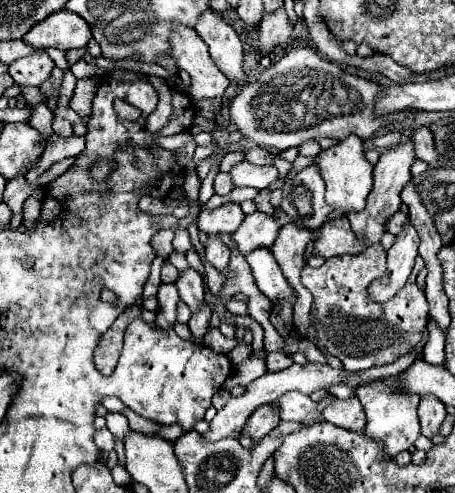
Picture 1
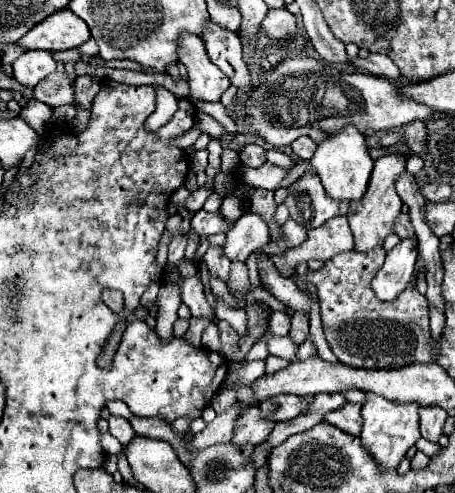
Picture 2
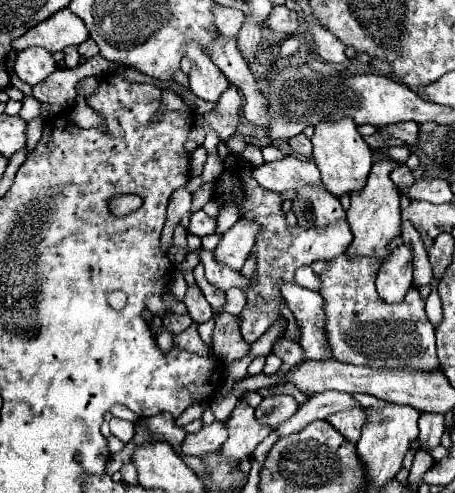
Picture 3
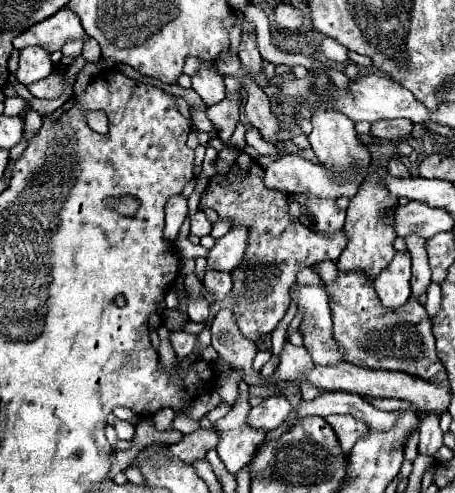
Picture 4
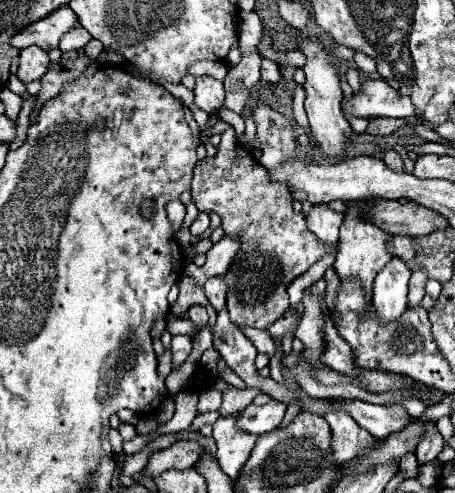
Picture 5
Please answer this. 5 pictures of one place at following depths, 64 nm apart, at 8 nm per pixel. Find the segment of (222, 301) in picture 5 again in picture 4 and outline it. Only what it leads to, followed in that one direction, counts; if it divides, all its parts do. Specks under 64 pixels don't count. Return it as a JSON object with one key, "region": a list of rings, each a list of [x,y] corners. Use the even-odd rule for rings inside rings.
{"region":[[[208,272],[204,276],[204,286],[208,288],[208,292],[218,294],[218,296],[214,296],[216,298],[216,304],[218,304],[218,302],[222,302],[226,298],[224,294],[230,292],[232,276],[230,276],[230,272],[226,272],[226,274],[224,272]]]}

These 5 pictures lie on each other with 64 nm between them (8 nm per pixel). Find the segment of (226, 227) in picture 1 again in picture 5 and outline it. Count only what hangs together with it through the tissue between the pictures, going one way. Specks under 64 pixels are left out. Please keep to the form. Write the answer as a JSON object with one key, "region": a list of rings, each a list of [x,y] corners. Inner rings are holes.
{"region":[[[198,214],[198,218],[196,218],[194,224],[190,226],[190,232],[192,232],[192,236],[200,236],[208,226],[210,226],[208,214]]]}

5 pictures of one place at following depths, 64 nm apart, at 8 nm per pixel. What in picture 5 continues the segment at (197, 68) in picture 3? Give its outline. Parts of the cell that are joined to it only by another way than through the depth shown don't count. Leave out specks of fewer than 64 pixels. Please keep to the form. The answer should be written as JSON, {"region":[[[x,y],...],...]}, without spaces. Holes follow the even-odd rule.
{"region":[[[202,76],[196,78],[196,88],[194,88],[194,104],[204,110],[206,114],[216,114],[222,108],[224,102],[224,88],[222,82]]]}

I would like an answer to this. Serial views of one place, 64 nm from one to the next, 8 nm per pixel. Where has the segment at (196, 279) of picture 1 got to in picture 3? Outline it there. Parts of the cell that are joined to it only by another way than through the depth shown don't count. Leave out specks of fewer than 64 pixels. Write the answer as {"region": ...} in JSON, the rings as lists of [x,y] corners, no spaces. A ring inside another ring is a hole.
{"region":[[[188,286],[188,292],[186,292],[186,298],[184,298],[184,304],[188,308],[188,314],[194,322],[208,322],[210,318],[214,318],[214,312],[210,308],[210,304],[206,302],[204,294],[200,292],[198,286]]]}

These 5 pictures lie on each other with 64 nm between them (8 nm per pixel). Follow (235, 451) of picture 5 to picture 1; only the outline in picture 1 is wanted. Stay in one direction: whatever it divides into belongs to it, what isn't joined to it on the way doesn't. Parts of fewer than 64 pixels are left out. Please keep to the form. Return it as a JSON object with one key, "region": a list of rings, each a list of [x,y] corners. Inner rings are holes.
{"region":[[[260,406],[246,420],[242,434],[250,436],[252,440],[262,440],[272,428],[278,426],[278,422],[280,422],[280,416],[276,416],[276,410],[272,406]]]}

